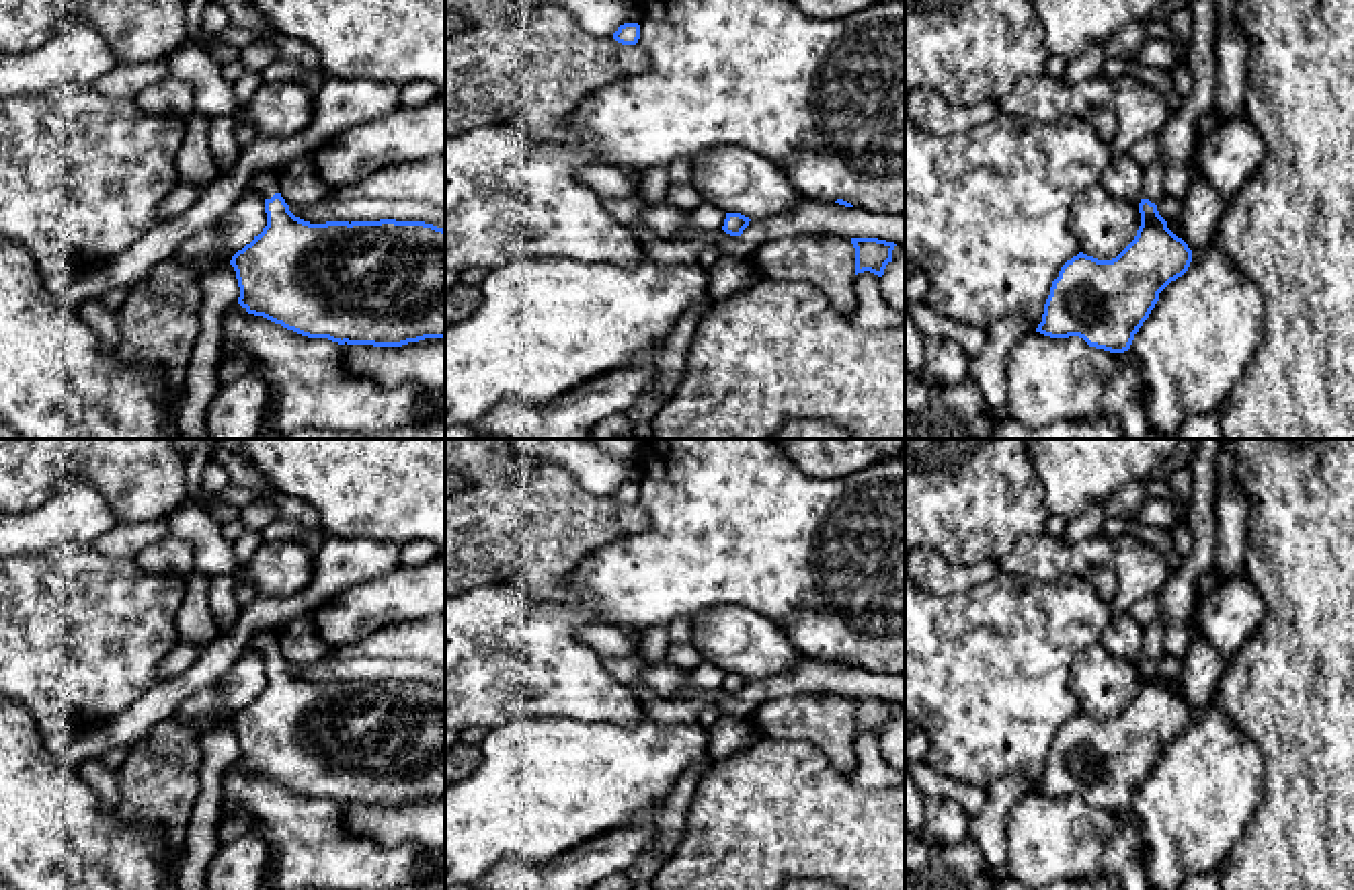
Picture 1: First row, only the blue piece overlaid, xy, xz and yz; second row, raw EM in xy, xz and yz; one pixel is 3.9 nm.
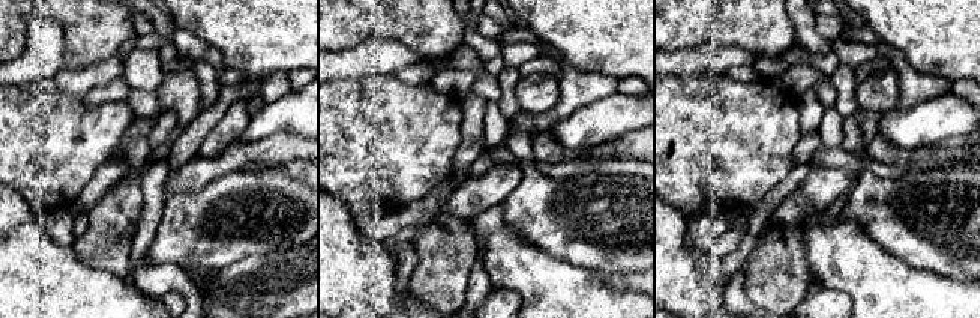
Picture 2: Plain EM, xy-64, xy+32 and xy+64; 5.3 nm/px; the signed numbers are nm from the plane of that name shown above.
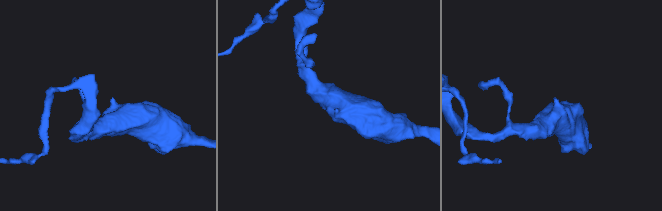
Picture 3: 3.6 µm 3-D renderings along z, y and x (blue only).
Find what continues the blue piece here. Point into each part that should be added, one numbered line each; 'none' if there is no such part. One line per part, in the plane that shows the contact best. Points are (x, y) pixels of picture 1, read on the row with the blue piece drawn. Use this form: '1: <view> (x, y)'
1: xy (267, 181)

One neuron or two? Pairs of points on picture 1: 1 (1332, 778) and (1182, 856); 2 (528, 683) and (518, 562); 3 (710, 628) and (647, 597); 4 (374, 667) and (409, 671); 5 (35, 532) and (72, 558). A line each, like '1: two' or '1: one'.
1: two
2: two
3: two
4: one
5: two

